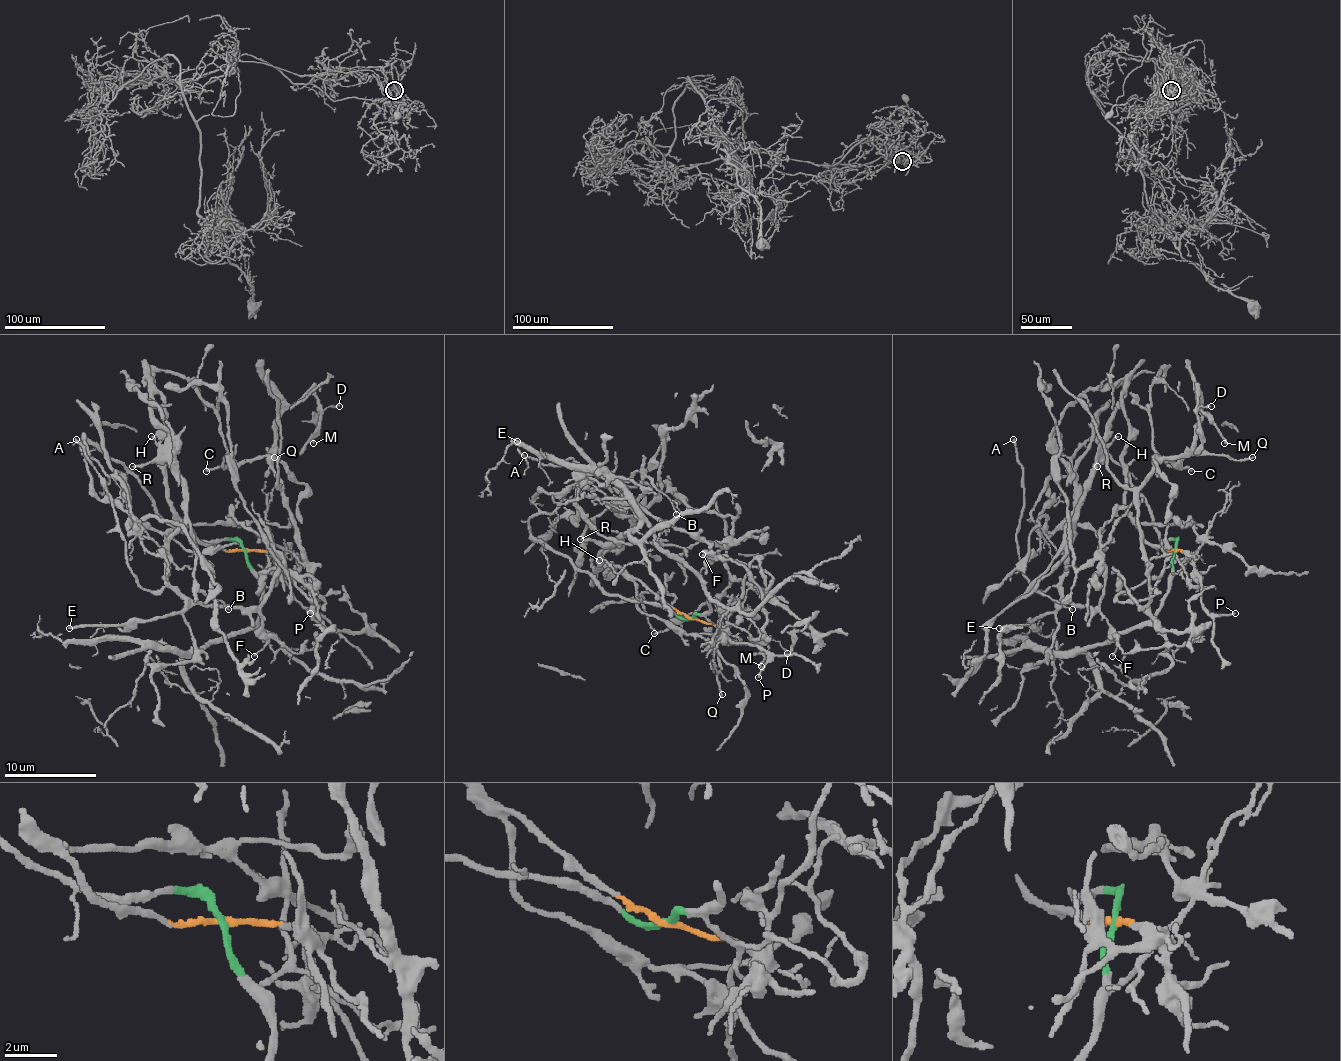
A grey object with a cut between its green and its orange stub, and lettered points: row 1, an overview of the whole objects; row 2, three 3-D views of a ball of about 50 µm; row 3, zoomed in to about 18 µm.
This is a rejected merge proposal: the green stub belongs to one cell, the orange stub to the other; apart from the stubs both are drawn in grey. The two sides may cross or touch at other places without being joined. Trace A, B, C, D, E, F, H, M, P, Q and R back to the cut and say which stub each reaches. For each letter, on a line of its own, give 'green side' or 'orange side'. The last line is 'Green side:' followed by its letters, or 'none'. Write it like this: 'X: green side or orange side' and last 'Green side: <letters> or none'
A: orange side
B: orange side
C: orange side
D: orange side
E: orange side
F: orange side
H: orange side
M: orange side
P: orange side
Q: orange side
R: orange side
Green side: none

